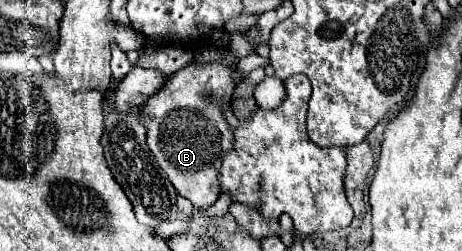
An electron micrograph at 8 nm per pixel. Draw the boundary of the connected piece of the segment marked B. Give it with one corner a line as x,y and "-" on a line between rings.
231,52
225,56
227,64
193,62
181,68
167,80
165,88
153,94
153,98
149,98
139,110
139,120
147,130
147,146
157,158
157,164
169,176
177,194
191,200
191,204
199,210
207,210
219,198
219,168
235,144
221,104
229,104
231,100
235,88
235,68
229,68
229,64
237,64
239,58

